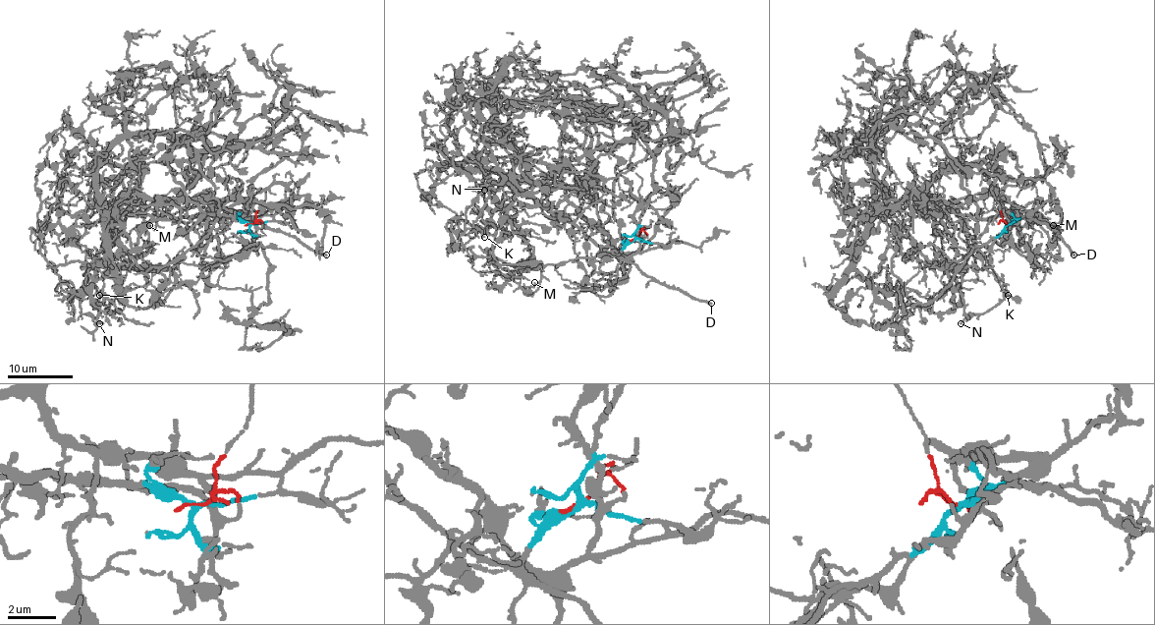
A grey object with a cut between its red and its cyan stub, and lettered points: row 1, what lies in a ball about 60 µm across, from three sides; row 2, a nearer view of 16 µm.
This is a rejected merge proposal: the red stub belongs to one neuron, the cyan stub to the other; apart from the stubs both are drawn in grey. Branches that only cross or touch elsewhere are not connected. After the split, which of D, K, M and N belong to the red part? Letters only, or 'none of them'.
none of them

